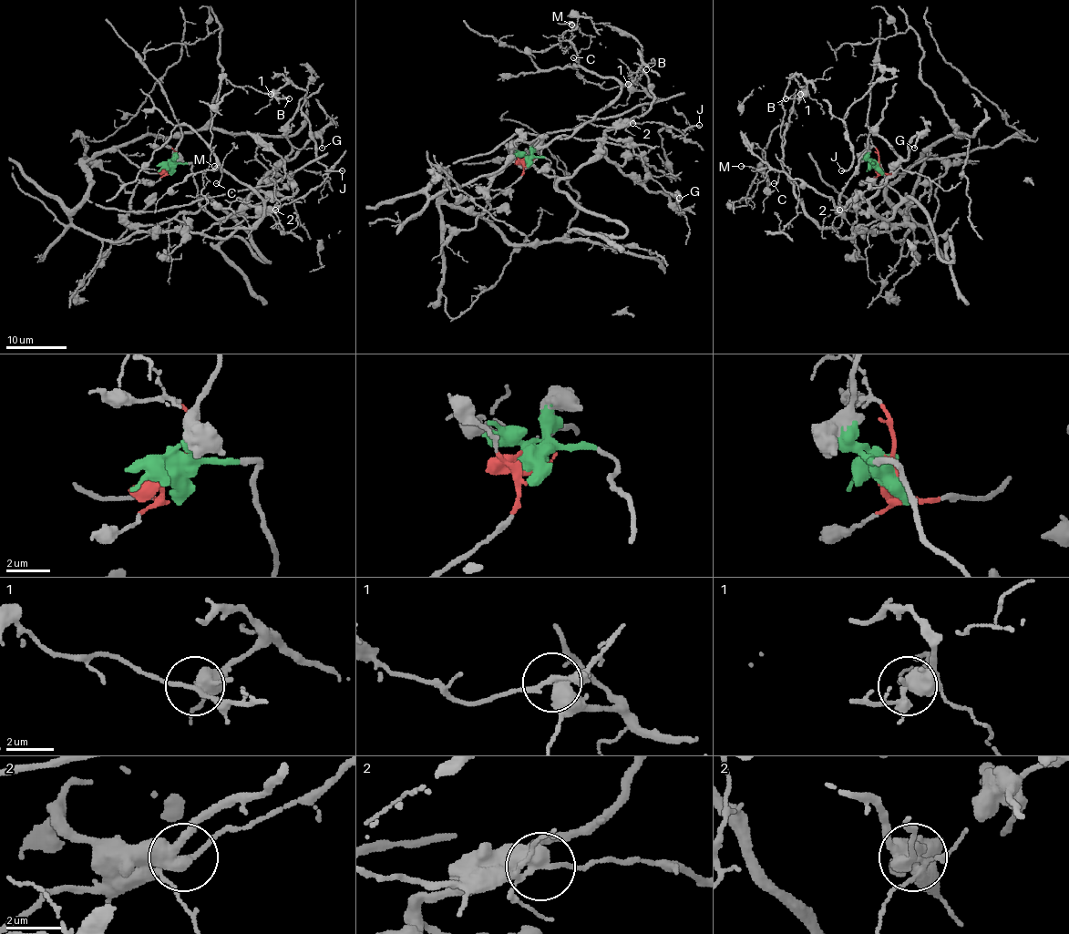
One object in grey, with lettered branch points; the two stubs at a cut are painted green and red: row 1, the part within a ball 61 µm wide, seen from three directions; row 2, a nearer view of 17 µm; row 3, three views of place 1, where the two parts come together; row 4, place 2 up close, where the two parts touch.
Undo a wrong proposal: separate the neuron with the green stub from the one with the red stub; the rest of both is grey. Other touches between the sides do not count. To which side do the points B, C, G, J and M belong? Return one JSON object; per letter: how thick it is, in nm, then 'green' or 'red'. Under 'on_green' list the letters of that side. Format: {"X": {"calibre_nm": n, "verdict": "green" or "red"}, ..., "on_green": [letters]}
{"B": {"calibre_nm": 120, "verdict": "red"}, "C": {"calibre_nm": 90, "verdict": "red"}, "G": {"calibre_nm": 150, "verdict": "green"}, "J": {"calibre_nm": 200, "verdict": "red"}, "M": {"calibre_nm": 120, "verdict": "red"}, "on_green": ["G"]}

